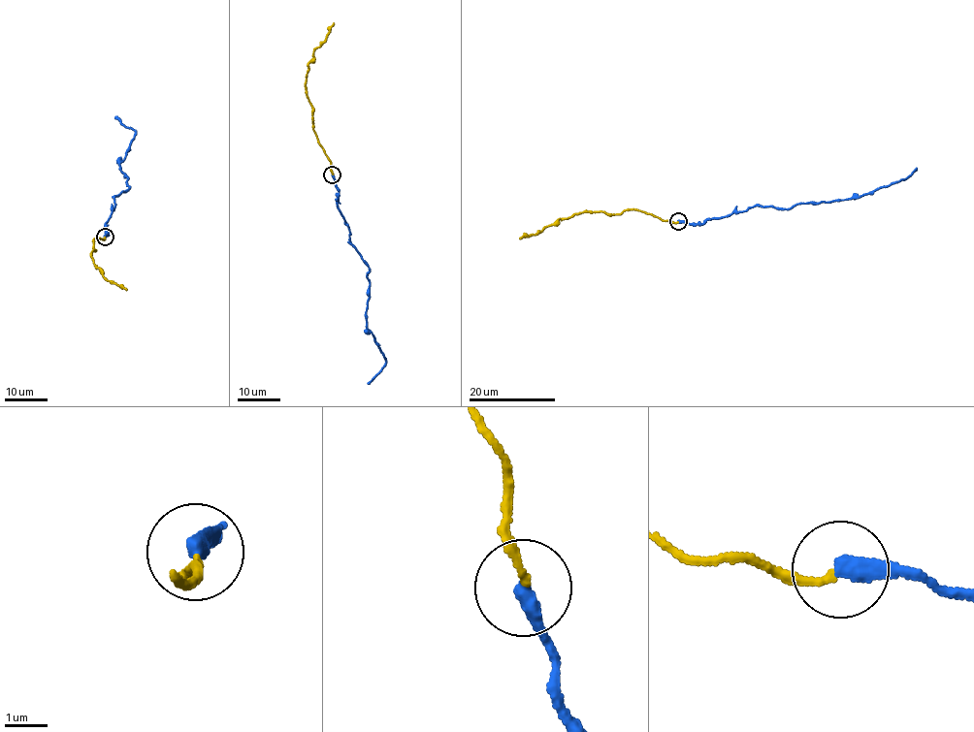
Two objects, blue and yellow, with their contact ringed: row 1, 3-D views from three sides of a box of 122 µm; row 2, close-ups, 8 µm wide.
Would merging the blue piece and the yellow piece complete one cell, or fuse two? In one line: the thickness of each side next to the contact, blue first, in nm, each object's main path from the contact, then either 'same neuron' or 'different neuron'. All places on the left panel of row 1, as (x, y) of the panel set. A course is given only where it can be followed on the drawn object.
calibres 400 and 160 nm; course blue (105, 237), (114, 197), (129, 186), (118, 166), (136, 133), (115, 116); course yellow (105, 237), (104, 240), (93, 240), (95, 251), (92, 250), (91, 257), (104, 277), (126, 291); same neuron

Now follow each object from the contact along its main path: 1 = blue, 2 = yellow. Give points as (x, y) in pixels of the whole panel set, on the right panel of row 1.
1: (678, 222), (703, 223), (708, 219), (758, 206), (790, 207), (803, 203), (848, 200), (907, 178), (916, 168)
2: (678, 222), (662, 220), (651, 214), (631, 209), (608, 215), (602, 211), (580, 212), (520, 238)

